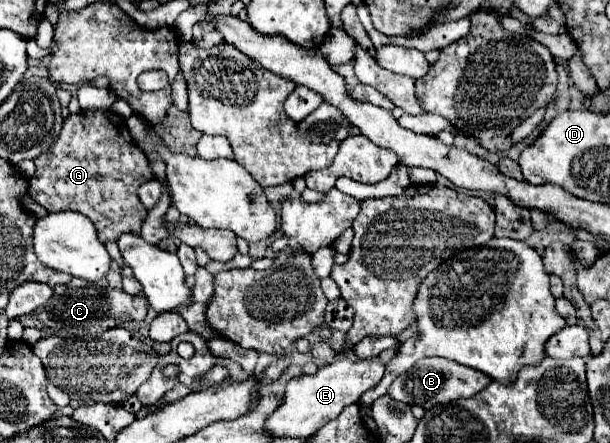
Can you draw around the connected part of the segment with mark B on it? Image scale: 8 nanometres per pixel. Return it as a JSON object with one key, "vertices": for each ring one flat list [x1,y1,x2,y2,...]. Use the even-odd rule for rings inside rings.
{"vertices":[[424,357,424,359,418,359,408,371,404,371,396,379,396,383,392,383,392,387,388,389,388,395,408,405,420,405,424,409,432,409,438,403,450,403,460,397,472,397,478,391,482,391,488,383,490,383,490,377,478,369,460,365,450,359,442,359,442,357]]}

